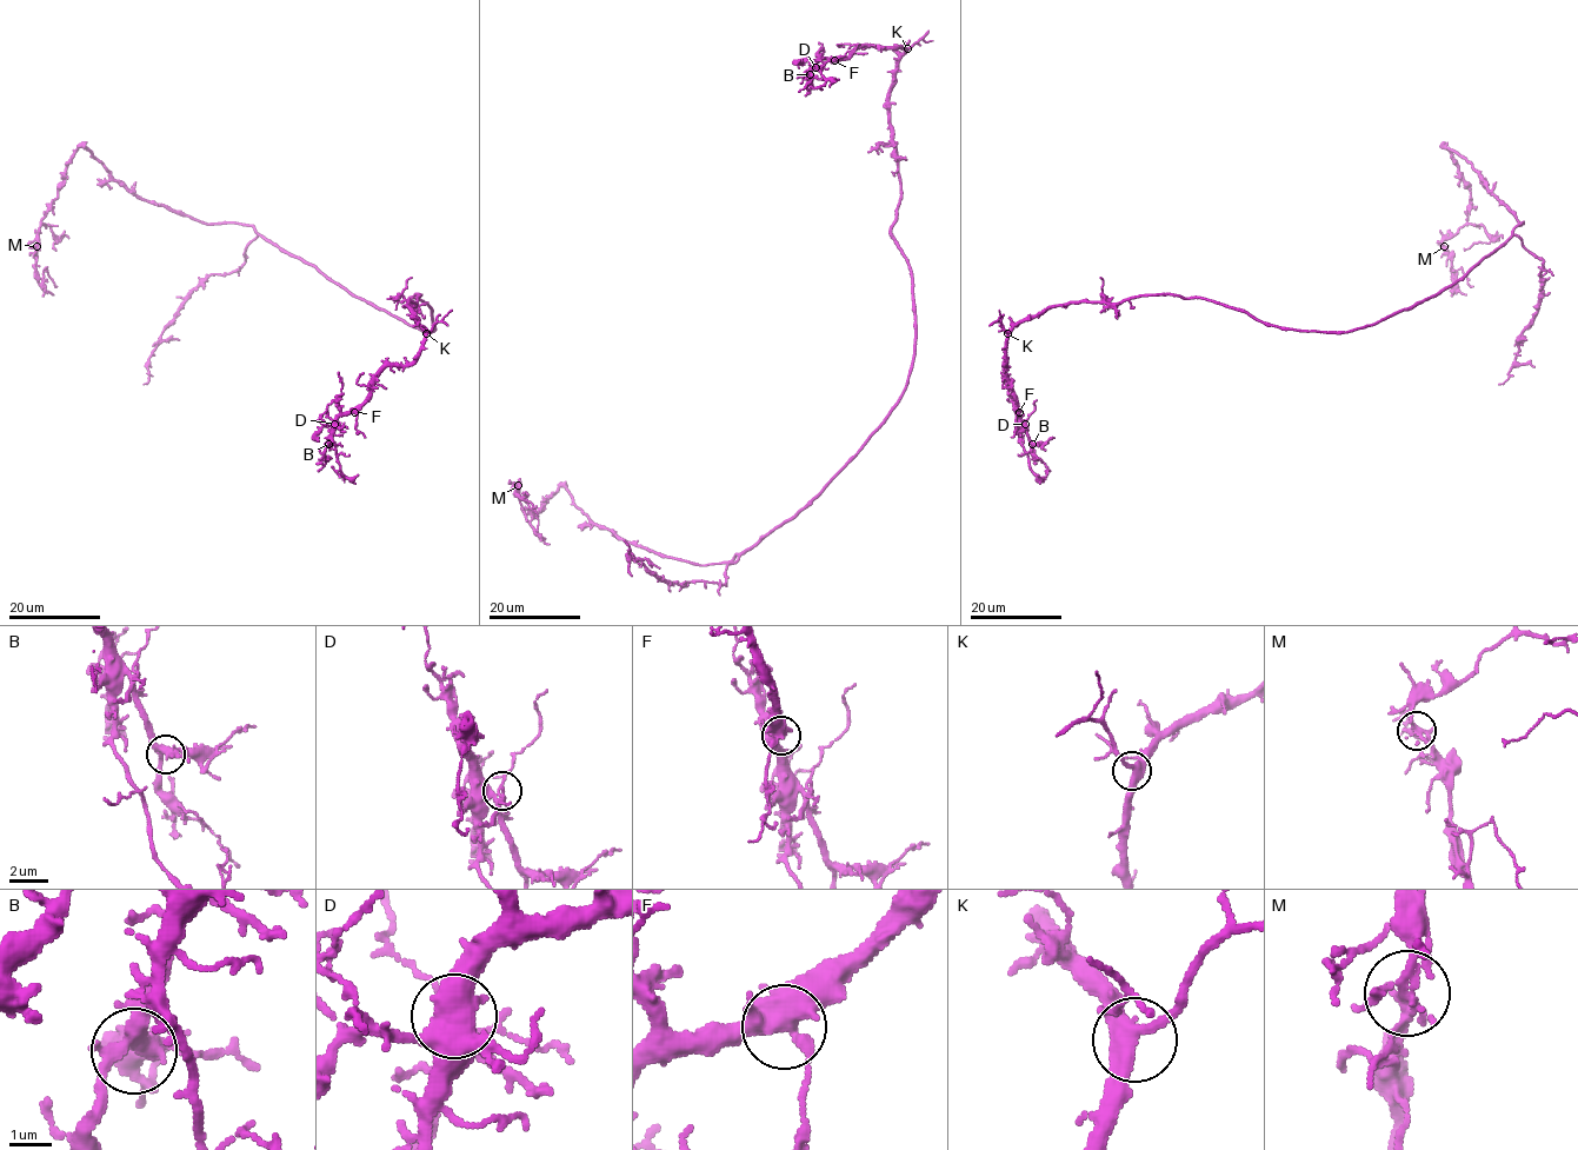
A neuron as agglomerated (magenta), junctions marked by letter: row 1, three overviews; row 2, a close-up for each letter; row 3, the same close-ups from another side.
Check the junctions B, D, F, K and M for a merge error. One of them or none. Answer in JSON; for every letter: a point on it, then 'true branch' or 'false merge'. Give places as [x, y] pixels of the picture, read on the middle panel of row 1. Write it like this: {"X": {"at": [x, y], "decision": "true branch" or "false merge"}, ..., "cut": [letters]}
{"B": {"at": [810, 74], "decision": "true branch"}, "D": {"at": [816, 67], "decision": "true branch"}, "F": {"at": [834, 60], "decision": "true branch"}, "K": {"at": [907, 48], "decision": "true branch"}, "M": {"at": [518, 485], "decision": "false merge"}, "cut": ["M"]}

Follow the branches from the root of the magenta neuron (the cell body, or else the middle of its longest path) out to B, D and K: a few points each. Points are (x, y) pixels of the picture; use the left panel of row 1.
B: (395, 317), (434, 328), (431, 308), (413, 296), (420, 354), (387, 365), (328, 444)
D: (395, 317), (434, 328), (431, 308), (413, 296), (420, 354), (387, 365), (334, 424)
K: (395, 317), (423, 331), (433, 330), (431, 308), (411, 298), (419, 294), (408, 306), (426, 333)

